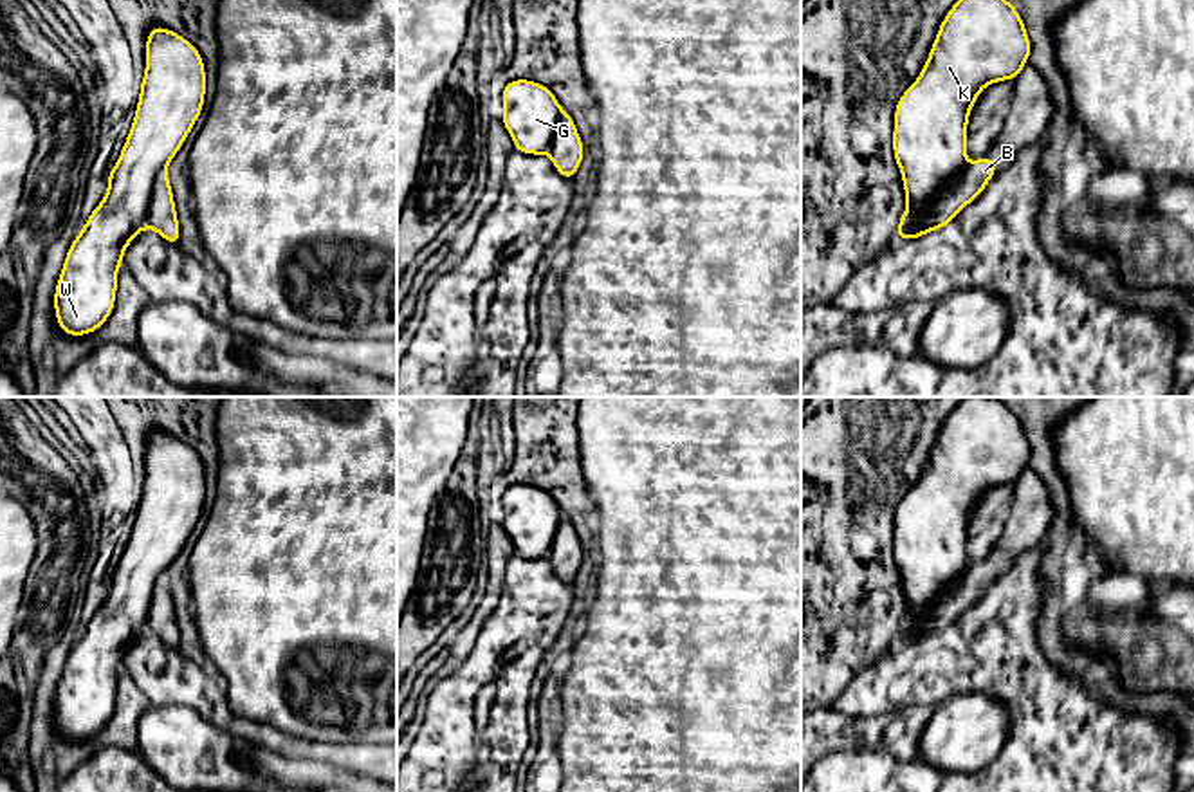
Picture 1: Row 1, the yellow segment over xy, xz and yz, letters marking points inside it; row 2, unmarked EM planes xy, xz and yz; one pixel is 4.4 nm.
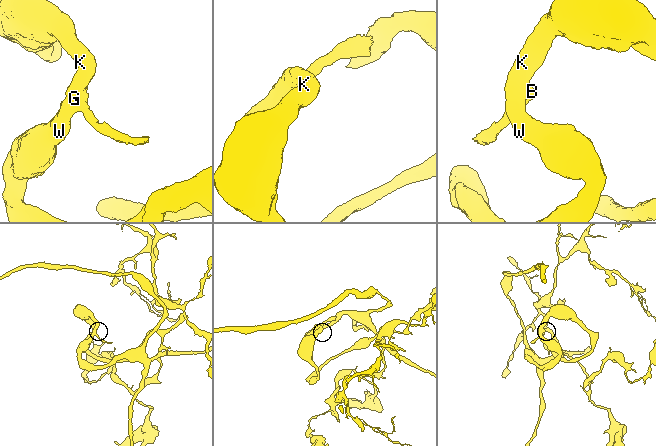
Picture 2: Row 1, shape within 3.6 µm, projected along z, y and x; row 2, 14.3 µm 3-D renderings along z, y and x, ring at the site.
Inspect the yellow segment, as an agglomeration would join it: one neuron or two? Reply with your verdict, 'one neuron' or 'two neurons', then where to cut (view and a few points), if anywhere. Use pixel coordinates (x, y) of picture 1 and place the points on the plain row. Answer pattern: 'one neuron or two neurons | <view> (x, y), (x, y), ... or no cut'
two neurons | yz (965, 567), (915, 617), (915, 628), (924, 637)

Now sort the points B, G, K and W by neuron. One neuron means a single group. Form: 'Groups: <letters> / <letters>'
Groups: B / G K W

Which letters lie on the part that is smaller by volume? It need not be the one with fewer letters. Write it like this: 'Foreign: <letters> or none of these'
Foreign: B

